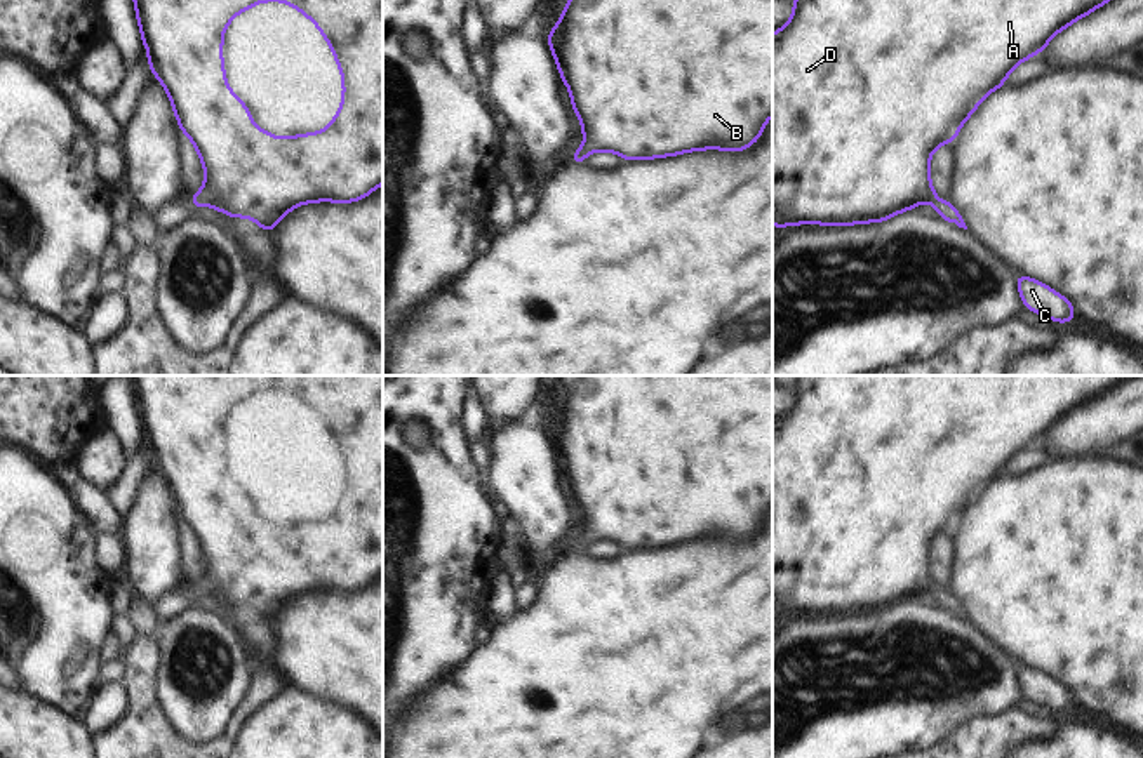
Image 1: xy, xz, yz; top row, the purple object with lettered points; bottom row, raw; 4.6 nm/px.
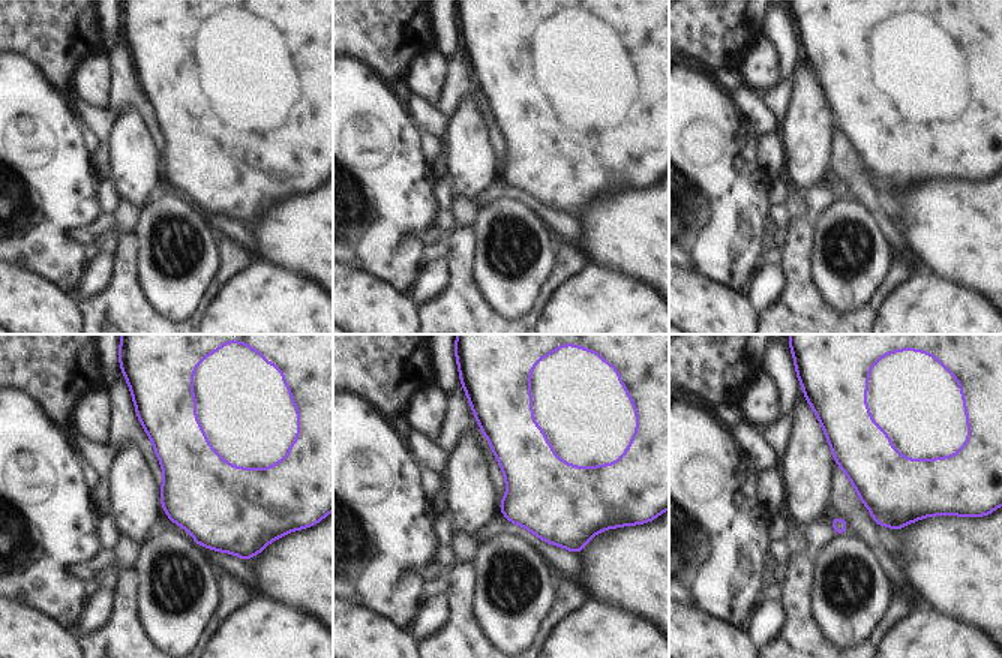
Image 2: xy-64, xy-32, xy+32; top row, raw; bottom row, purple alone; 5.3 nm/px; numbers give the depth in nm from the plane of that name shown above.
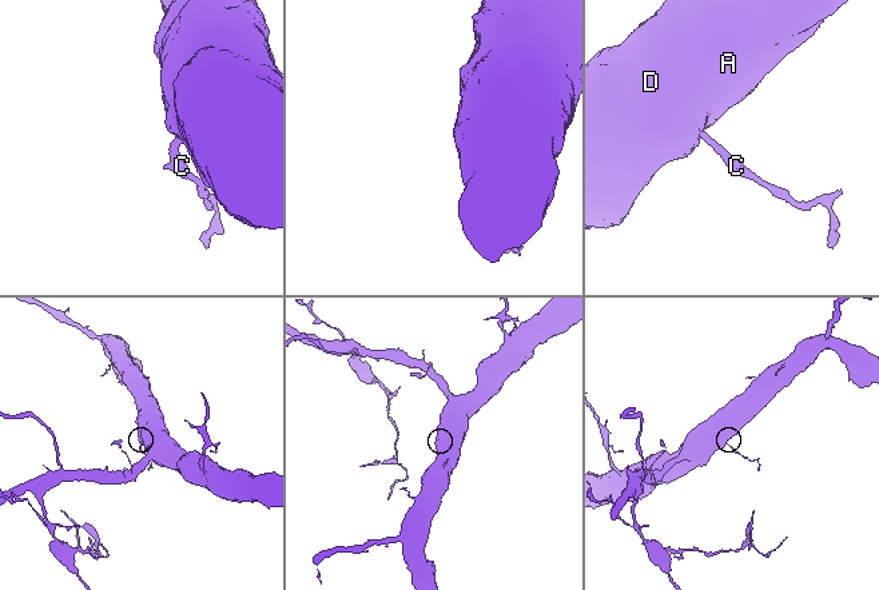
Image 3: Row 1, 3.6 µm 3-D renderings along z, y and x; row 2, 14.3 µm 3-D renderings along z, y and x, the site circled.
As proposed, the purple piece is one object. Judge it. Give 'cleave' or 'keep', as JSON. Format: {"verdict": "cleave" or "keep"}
{"verdict": "keep"}

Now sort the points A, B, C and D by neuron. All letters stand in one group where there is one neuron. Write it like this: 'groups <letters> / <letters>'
groups A B C D

